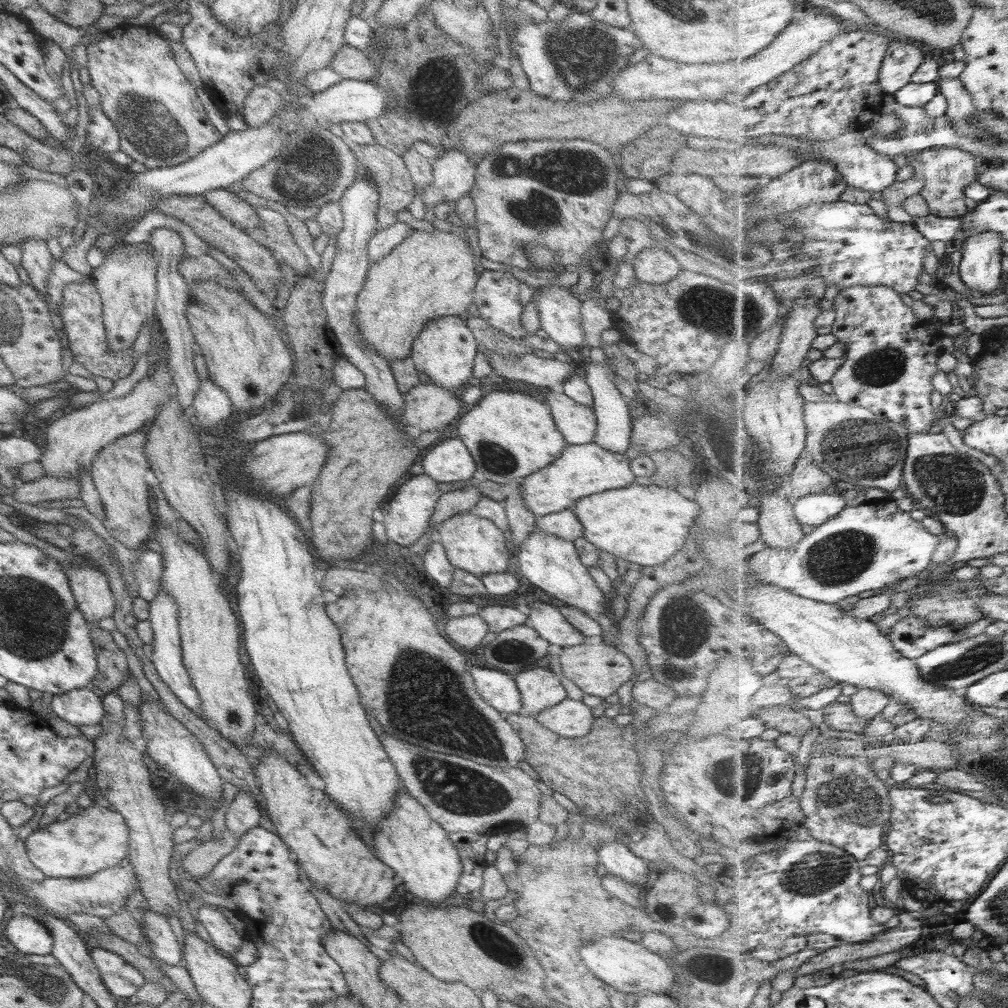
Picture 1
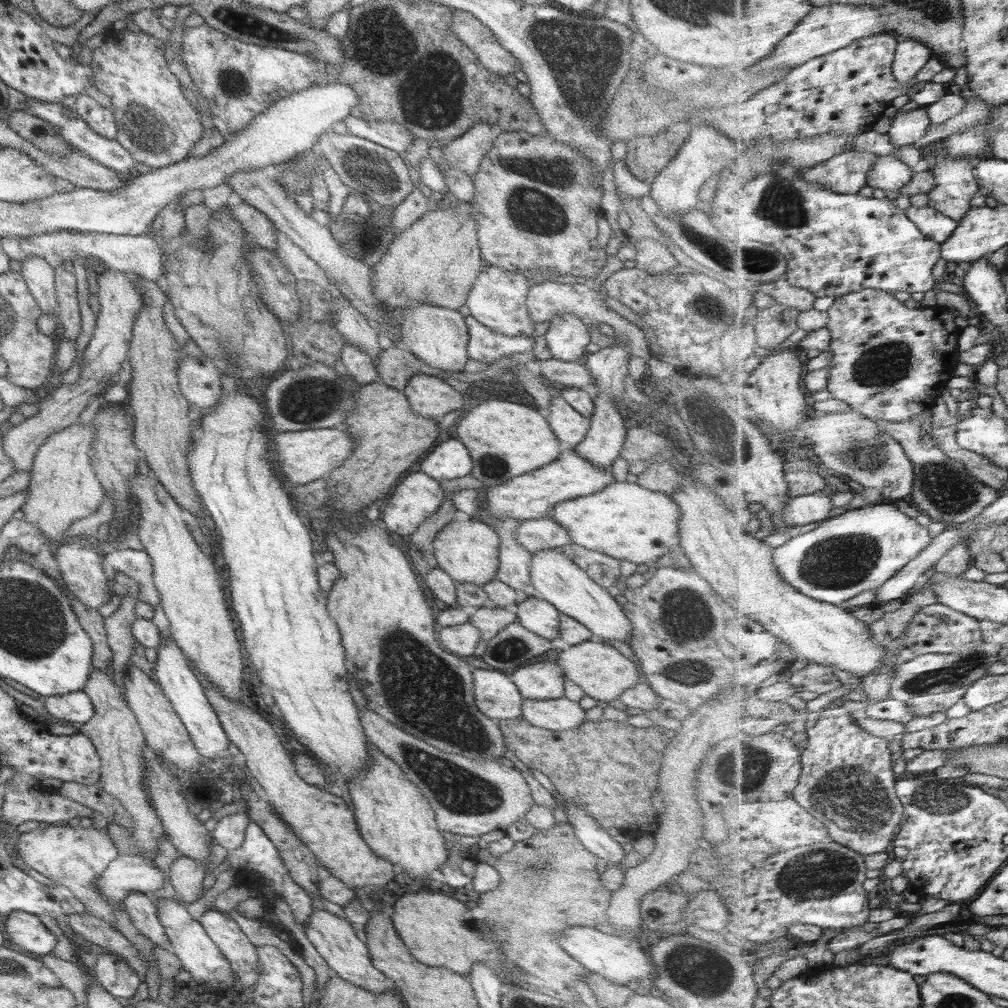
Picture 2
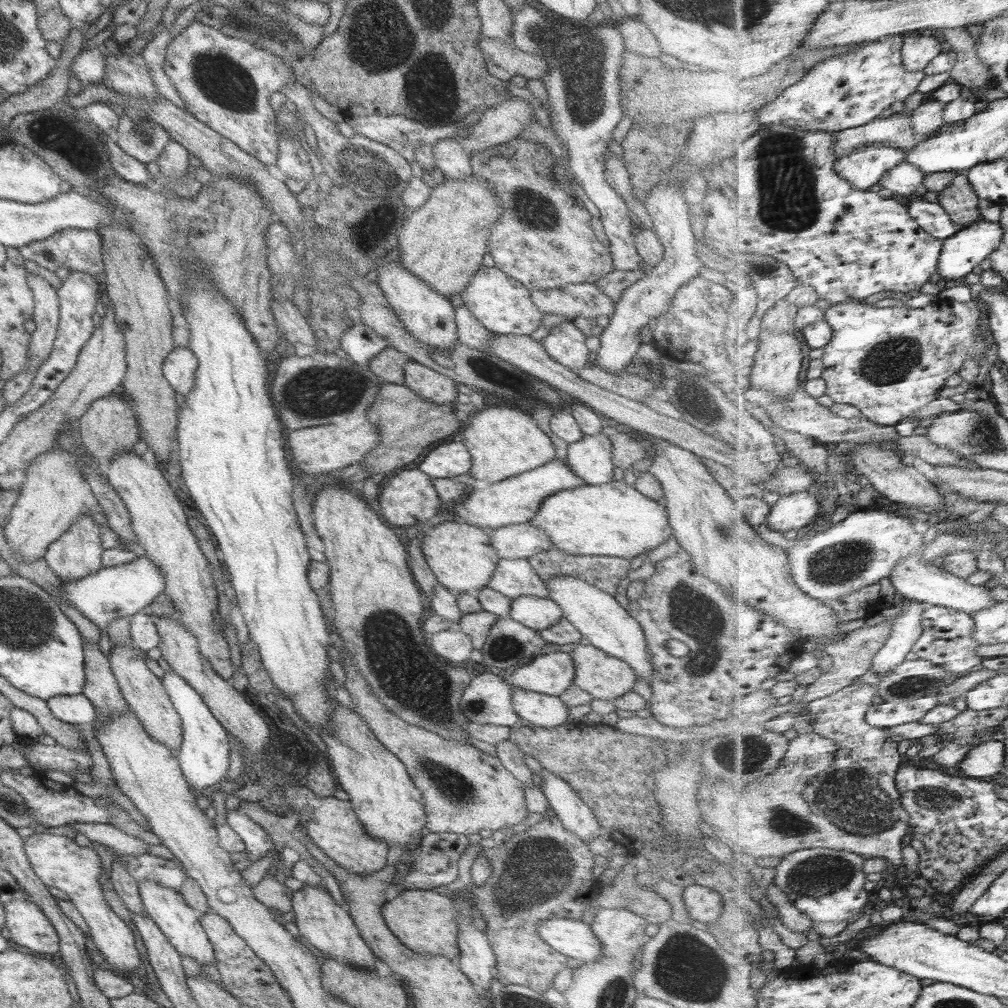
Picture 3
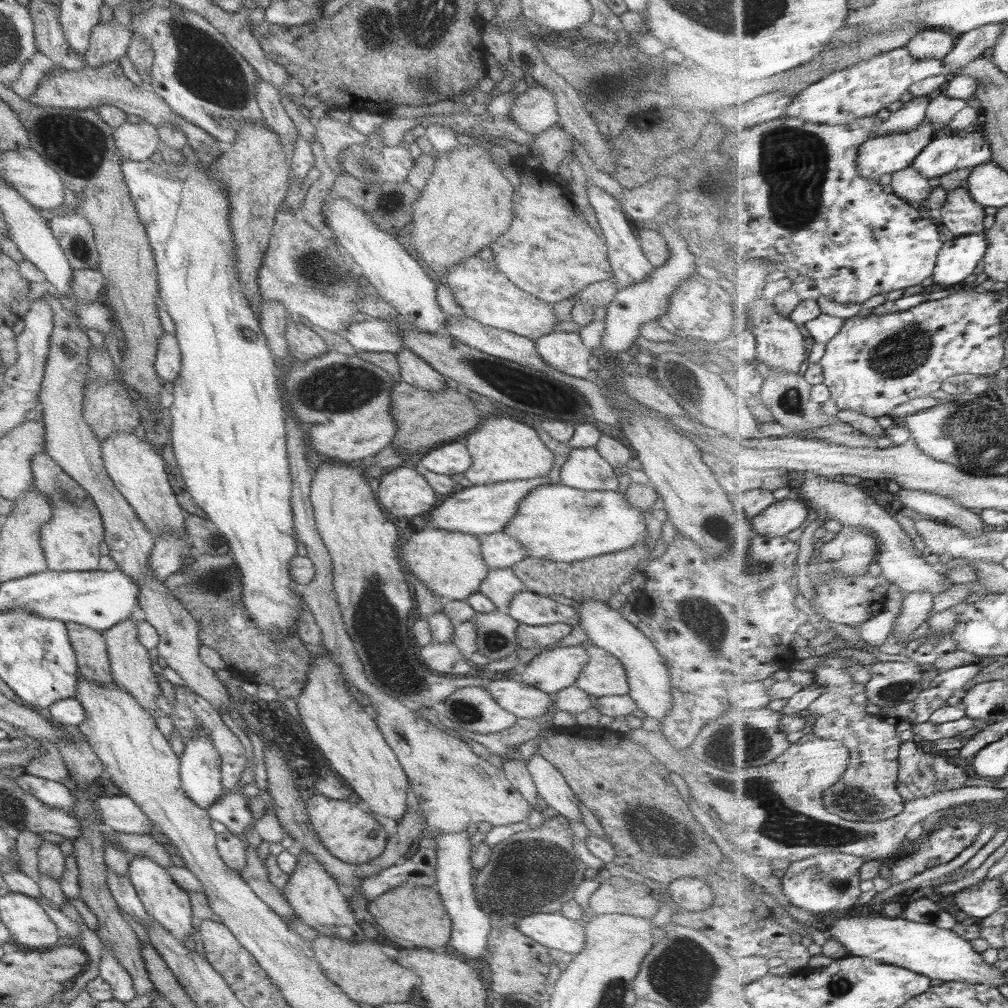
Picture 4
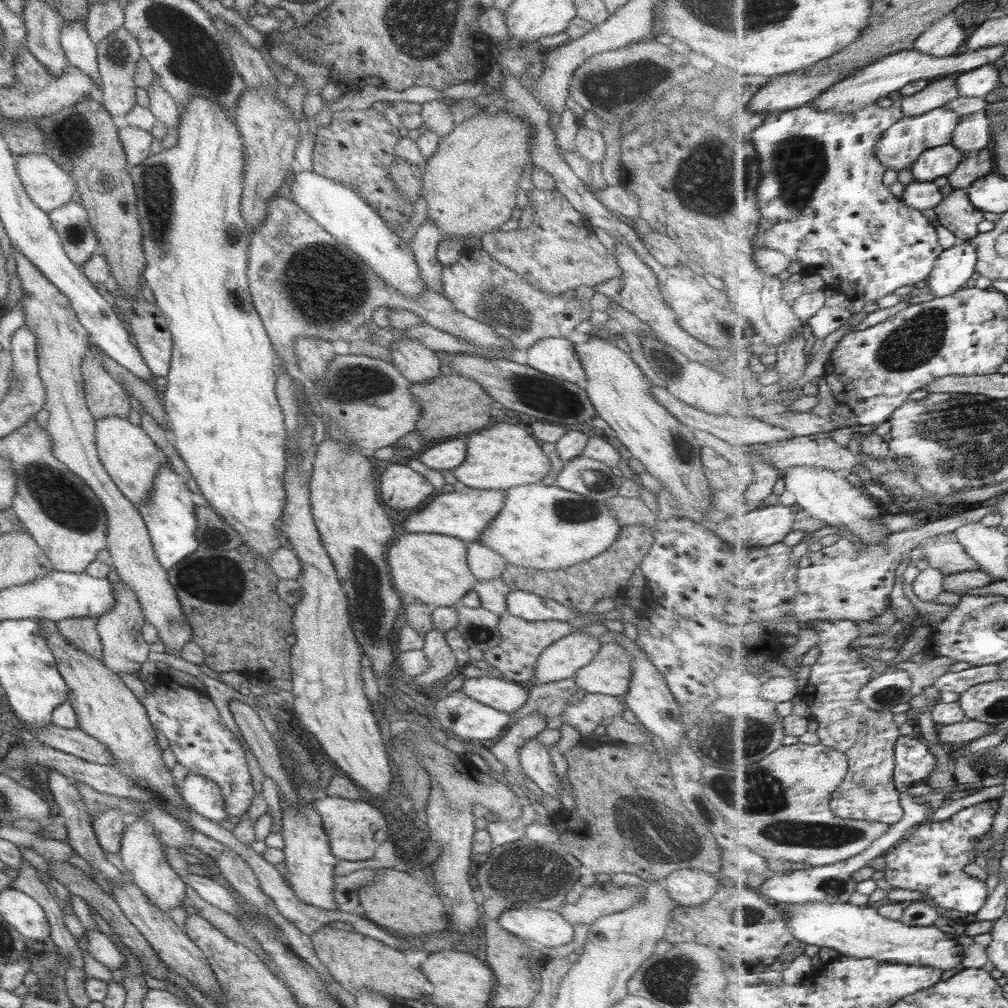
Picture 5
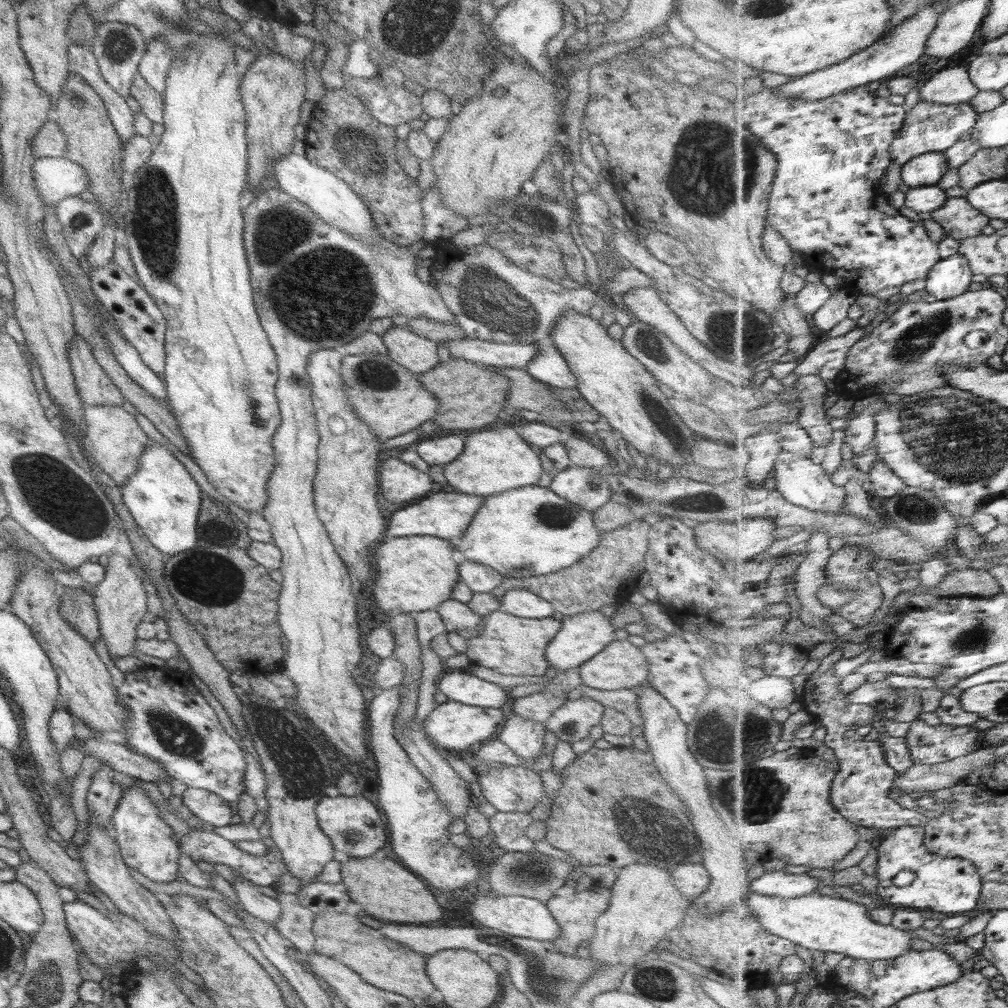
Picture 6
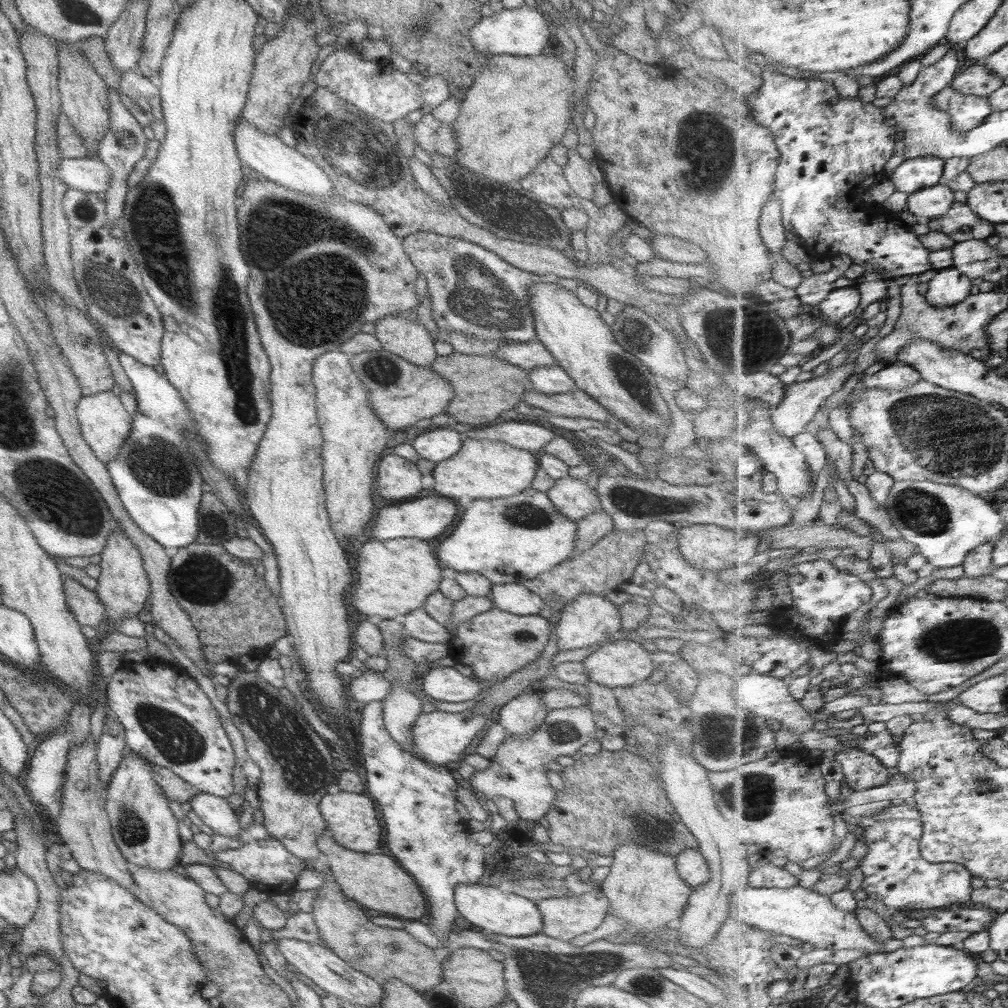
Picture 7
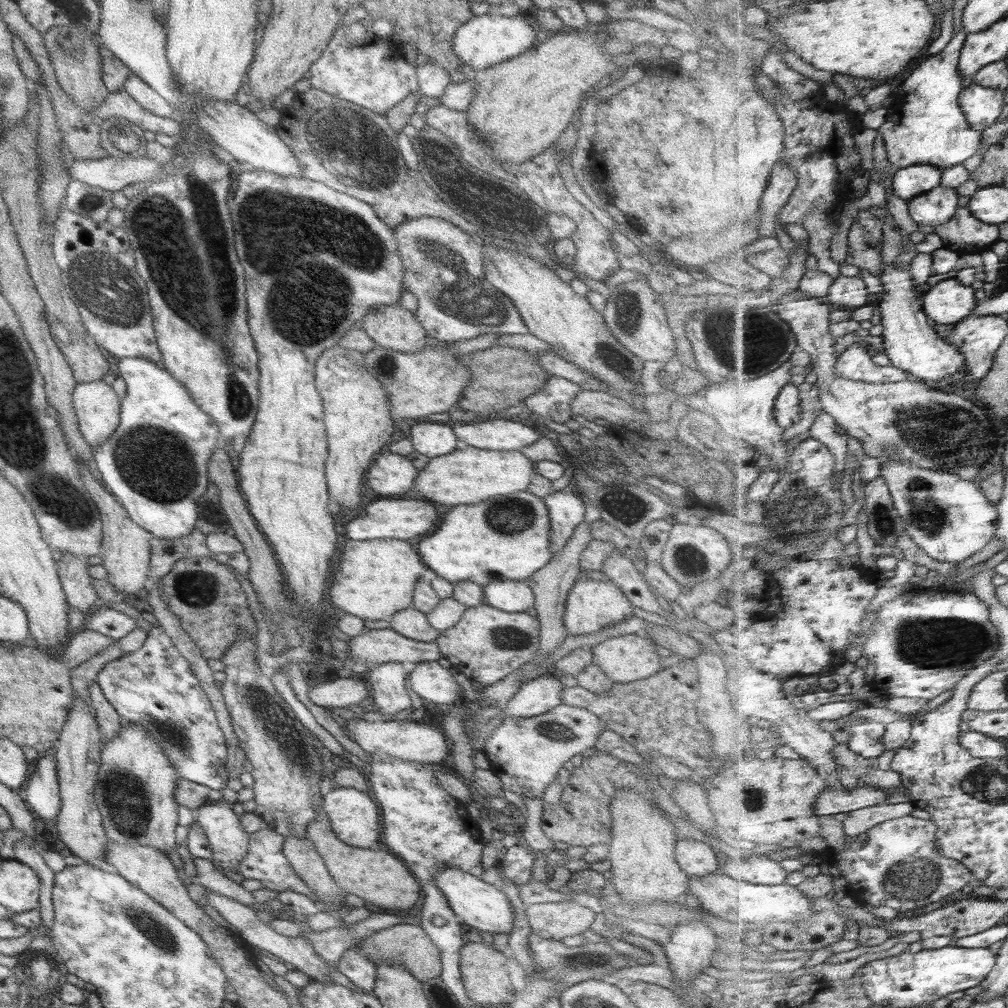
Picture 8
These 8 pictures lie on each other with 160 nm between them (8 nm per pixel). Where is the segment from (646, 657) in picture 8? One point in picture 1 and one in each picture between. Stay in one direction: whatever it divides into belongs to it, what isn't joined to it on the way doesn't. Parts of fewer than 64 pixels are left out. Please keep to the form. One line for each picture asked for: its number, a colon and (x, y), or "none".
1: (598, 669)
2: (602, 673)
3: (604, 677)
4: (602, 675)
5: (608, 672)
6: (619, 665)
7: (620, 663)

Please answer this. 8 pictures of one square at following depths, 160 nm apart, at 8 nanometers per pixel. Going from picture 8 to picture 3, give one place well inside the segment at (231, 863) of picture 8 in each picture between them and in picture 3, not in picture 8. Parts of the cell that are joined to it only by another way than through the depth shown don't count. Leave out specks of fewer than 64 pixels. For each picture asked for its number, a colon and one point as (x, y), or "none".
3: (202, 756)
4: (199, 764)
5: (200, 795)
6: (207, 807)
7: (214, 812)

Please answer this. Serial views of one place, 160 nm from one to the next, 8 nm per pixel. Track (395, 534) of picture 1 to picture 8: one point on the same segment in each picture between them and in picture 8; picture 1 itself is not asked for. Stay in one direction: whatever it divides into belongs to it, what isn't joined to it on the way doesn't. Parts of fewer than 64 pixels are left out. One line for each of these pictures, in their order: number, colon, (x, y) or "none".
2: (417, 496)
3: (408, 498)
4: (403, 493)
5: (400, 488)
6: (398, 482)
7: (395, 478)
8: (391, 474)

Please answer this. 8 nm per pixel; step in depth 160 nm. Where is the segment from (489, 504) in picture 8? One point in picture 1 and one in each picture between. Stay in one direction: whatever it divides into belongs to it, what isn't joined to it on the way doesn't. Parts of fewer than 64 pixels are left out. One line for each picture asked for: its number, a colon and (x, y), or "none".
1: (645, 525)
2: (628, 523)
3: (613, 519)
4: (553, 522)
5: (540, 527)
6: (528, 531)
7: (508, 540)

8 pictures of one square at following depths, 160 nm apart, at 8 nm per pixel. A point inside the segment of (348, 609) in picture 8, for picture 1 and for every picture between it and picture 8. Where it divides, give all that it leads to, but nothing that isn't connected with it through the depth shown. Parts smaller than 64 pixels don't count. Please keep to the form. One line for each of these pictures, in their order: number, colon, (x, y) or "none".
1: (471, 544)
2: (467, 551)
3: (460, 556)
4: (447, 563)
5: (427, 568)
6: (416, 573)
7: (395, 576)

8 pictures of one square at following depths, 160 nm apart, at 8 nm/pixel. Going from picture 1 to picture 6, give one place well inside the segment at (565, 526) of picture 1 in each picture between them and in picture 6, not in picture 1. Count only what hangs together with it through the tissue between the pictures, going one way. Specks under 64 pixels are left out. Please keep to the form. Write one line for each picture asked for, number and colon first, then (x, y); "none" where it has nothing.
2: (543, 533)
3: (515, 541)
4: (498, 550)
5: (484, 564)
6: (479, 579)

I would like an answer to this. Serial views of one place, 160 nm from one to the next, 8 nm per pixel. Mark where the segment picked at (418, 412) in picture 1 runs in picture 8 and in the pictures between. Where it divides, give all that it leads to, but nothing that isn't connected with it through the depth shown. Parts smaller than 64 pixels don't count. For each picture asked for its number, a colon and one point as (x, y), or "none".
2: (428, 396)
3: (433, 387)
4: (412, 370)
5: (416, 363)
6: (417, 355)
7: (409, 340)
8: (393, 328)

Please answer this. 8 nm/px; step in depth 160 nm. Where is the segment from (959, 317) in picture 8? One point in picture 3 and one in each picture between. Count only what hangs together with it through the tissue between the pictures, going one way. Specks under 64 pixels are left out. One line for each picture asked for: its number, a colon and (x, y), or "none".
3: (961, 253)
4: (960, 257)
5: (955, 267)
6: (950, 277)
7: (949, 286)

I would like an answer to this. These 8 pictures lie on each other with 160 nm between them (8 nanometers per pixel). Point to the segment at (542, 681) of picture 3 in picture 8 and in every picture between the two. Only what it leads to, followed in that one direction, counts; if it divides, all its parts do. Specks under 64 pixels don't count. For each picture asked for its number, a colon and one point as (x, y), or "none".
4: (553, 669)
5: (559, 661)
6: (581, 636)
7: (589, 619)
8: (591, 605)

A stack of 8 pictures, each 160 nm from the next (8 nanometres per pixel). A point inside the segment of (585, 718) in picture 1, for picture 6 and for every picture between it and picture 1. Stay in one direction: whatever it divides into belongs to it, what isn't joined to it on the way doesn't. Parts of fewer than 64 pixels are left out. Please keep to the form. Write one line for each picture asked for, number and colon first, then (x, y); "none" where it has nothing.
2: (560, 714)
3: (538, 710)
4: (513, 695)
5: (504, 696)
6: (461, 687)

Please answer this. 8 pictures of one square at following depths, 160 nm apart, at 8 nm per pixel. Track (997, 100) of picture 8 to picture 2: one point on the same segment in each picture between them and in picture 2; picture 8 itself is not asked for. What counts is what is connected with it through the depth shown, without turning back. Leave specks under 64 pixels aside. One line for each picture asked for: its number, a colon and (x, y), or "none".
2: (847, 172)
3: (864, 168)
4: (889, 154)
5: (906, 141)
6: (928, 126)
7: (968, 112)

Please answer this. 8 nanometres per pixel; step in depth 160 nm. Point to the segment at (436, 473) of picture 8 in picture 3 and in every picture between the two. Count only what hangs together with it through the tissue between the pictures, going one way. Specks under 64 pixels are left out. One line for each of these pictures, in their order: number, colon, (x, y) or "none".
3: (502, 442)
4: (501, 450)
5: (501, 457)
6: (494, 461)
7: (481, 469)

